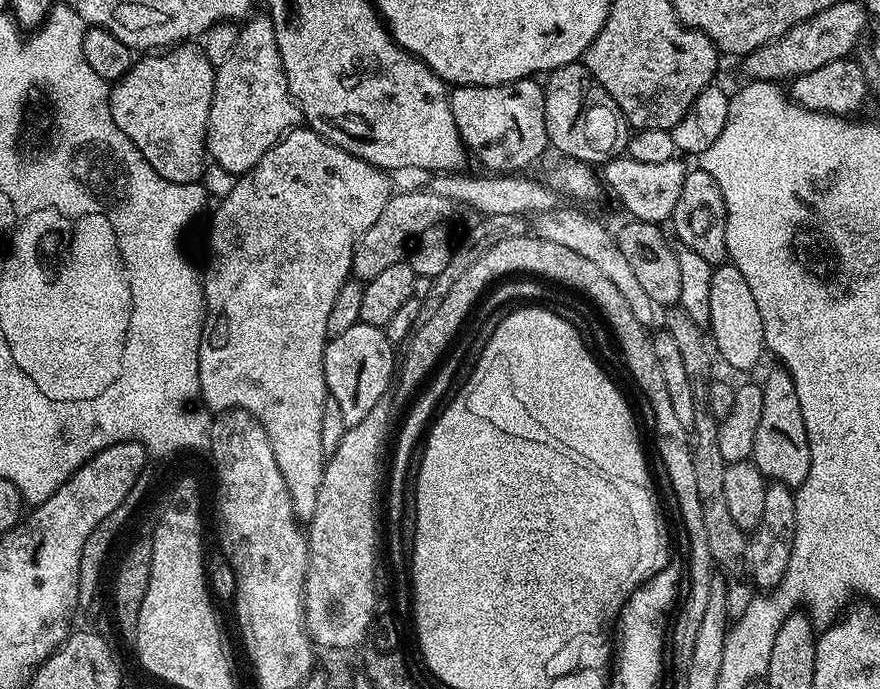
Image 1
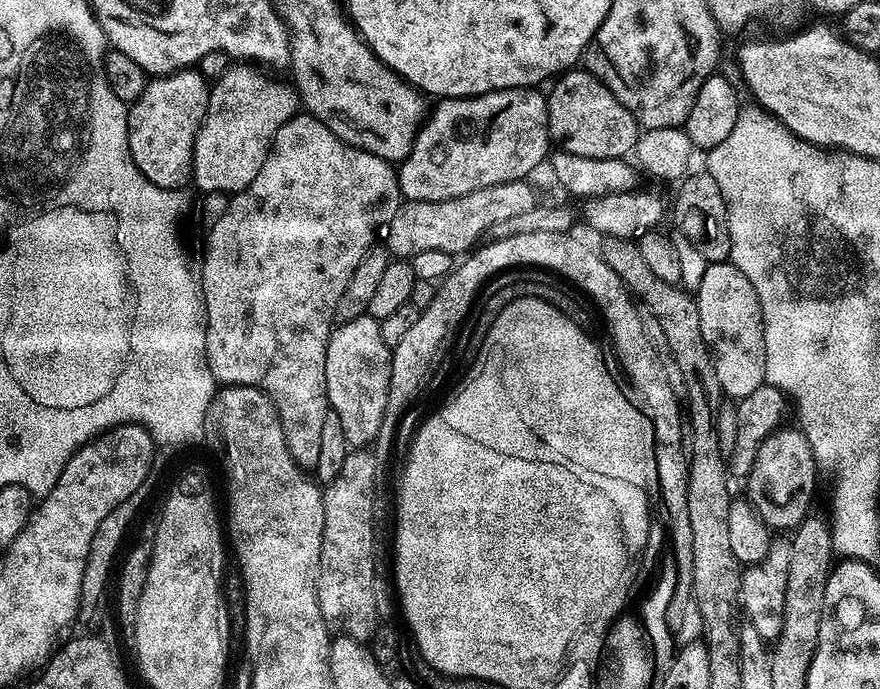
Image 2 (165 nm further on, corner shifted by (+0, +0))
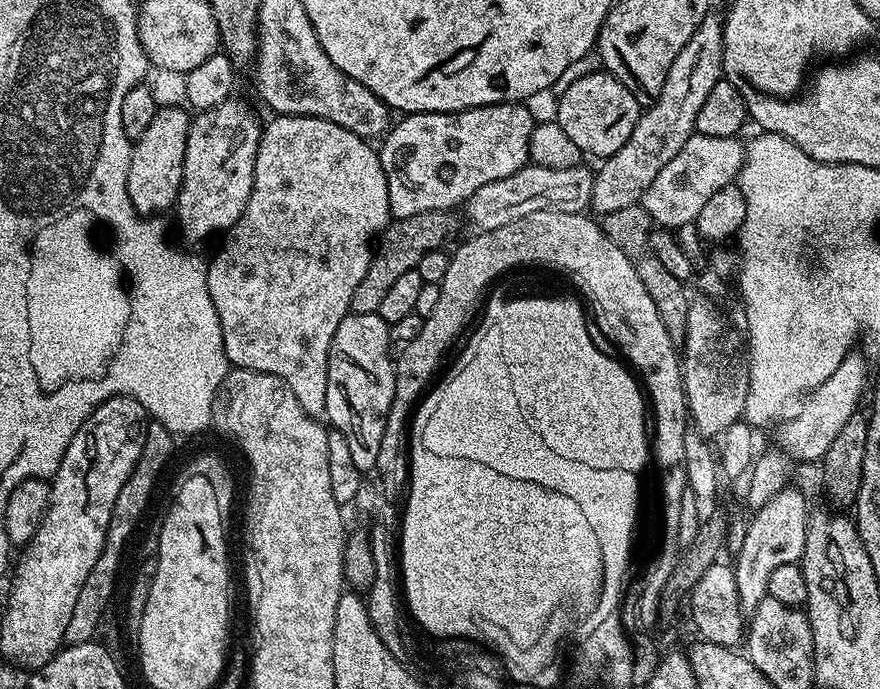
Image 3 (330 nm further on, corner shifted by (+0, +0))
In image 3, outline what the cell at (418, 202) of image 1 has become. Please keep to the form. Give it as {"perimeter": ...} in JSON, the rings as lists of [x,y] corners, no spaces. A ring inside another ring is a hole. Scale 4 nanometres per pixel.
{"perimeter":[[[534,163],[520,168],[510,178],[498,178],[498,182],[486,182],[466,202],[468,220],[477,233],[498,230],[506,222],[526,218],[526,214],[538,214],[542,210],[551,212],[584,212],[592,200],[596,177],[587,166],[570,170],[550,170]]]}

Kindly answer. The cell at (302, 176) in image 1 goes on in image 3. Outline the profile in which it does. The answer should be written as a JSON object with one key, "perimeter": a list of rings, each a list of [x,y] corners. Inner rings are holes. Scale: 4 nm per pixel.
{"perimeter":[[[279,114],[271,118],[273,120],[269,124],[265,123],[260,133],[260,145],[254,162],[254,186],[250,190],[248,205],[232,223],[232,227],[223,233],[224,241],[221,242],[216,257],[208,260],[210,298],[214,302],[214,310],[218,310],[218,322],[222,326],[222,342],[229,365],[277,376],[292,391],[294,398],[298,398],[298,406],[302,406],[308,416],[320,418],[326,413],[326,378],[334,330],[338,330],[338,322],[342,322],[342,318],[348,315],[354,290],[358,287],[358,282],[366,278],[366,270],[370,270],[374,245],[390,223],[390,198],[379,151],[375,147],[371,148],[358,133],[343,128],[339,119]]]}

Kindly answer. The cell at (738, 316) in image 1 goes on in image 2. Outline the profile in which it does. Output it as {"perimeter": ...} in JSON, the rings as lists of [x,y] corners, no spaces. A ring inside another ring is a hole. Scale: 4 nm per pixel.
{"perimeter":[[[725,262],[709,264],[694,295],[698,318],[702,321],[702,338],[716,361],[720,391],[725,397],[733,396],[732,400],[739,402],[766,383],[766,338],[758,294],[742,270]]]}

